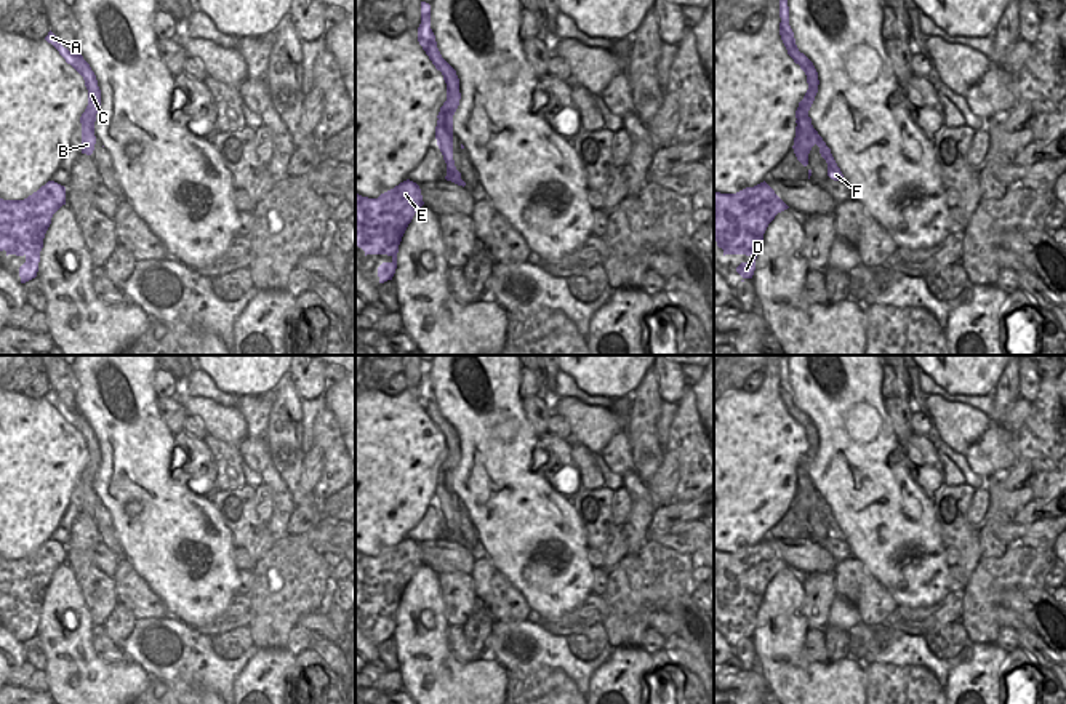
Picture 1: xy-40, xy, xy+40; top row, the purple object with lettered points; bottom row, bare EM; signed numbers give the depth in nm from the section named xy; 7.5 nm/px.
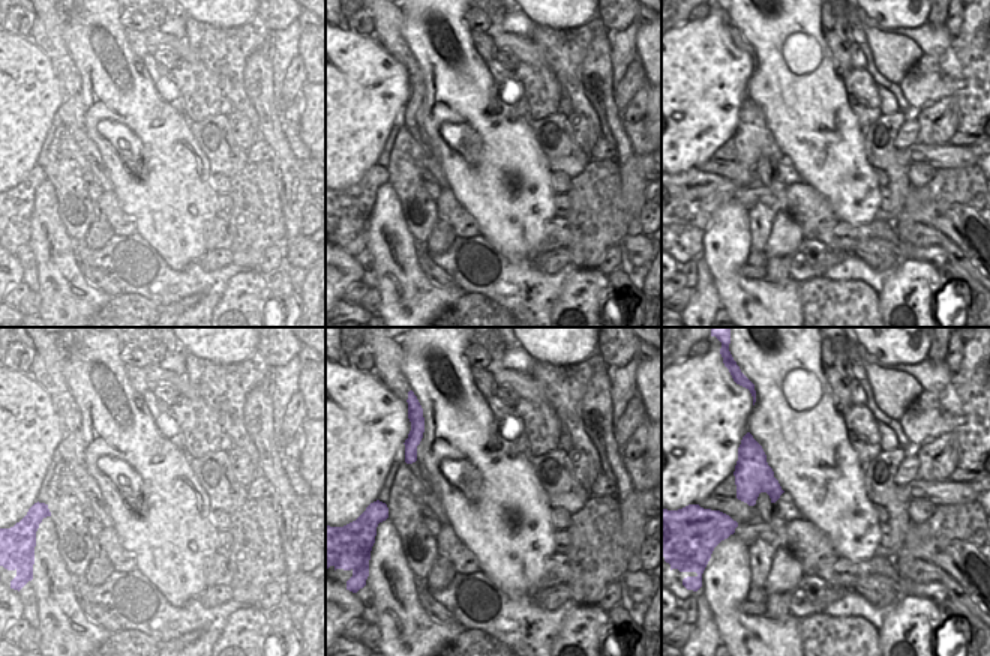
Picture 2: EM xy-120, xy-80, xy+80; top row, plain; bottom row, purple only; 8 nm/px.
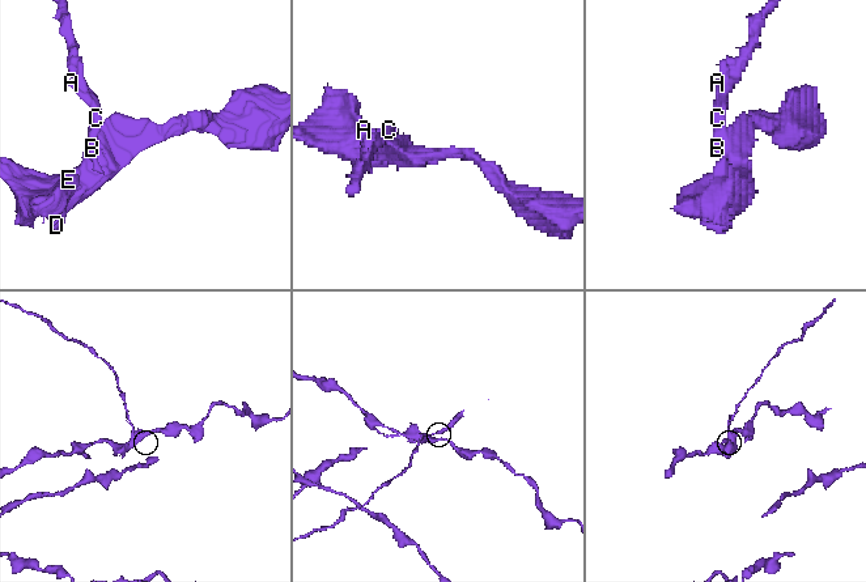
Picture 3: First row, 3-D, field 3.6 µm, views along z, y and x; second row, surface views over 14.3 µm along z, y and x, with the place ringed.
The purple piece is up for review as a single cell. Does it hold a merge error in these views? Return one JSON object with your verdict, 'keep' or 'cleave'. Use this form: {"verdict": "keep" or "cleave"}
{"verdict": "cleave"}

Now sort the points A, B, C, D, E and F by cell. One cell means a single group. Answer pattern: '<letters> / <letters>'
A B C / D E F

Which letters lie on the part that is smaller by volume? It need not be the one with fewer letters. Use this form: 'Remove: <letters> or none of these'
Remove: A, B, C

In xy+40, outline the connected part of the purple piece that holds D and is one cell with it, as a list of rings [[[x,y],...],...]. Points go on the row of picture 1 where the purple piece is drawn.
[[[763,181],[736,194],[714,190],[714,242],[725,254],[752,256],[752,262],[741,262],[736,272],[752,278],[757,251],[763,234],[775,216],[789,206]]]

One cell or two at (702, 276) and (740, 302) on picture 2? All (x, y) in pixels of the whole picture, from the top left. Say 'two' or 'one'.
two

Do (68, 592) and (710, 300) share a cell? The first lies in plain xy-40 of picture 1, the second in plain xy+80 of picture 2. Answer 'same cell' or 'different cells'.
different cells

